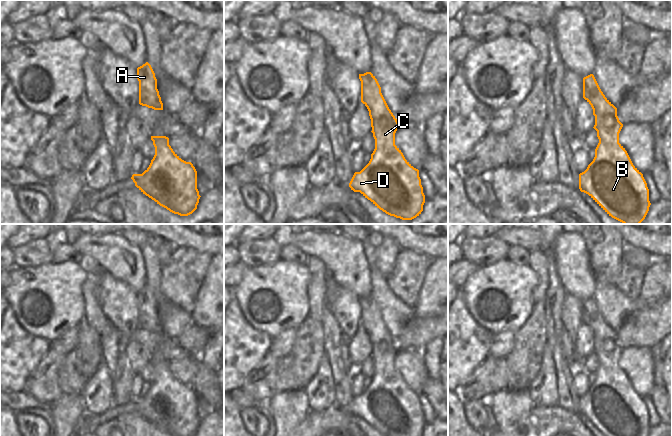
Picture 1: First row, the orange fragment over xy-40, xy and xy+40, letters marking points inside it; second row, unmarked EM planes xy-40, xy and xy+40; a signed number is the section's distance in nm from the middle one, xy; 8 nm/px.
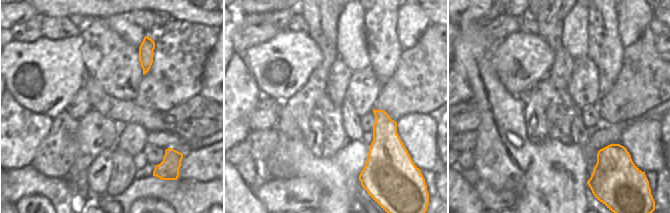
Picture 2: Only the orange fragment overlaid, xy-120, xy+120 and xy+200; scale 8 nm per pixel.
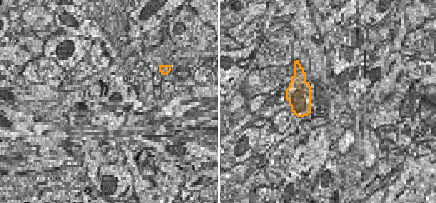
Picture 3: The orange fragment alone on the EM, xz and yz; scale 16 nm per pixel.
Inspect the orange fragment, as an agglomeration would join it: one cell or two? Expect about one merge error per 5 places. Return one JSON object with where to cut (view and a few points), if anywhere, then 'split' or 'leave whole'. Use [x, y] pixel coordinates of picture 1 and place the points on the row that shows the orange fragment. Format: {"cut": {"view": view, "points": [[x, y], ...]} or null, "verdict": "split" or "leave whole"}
{"cut": null, "verdict": "leave whole"}

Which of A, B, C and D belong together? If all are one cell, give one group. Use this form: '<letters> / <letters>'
A B C D

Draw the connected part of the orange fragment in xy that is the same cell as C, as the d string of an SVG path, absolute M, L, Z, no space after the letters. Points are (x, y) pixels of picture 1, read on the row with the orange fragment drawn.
M371 72L359 74L359 79L361 102L369 111L375 149L369 163L360 172L354 173L349 187L354 192L360 192L386 214L402 220L412 220L421 214L425 203L419 170L405 159L401 150L395 145L395 133L399 123L389 109L377 79Z

